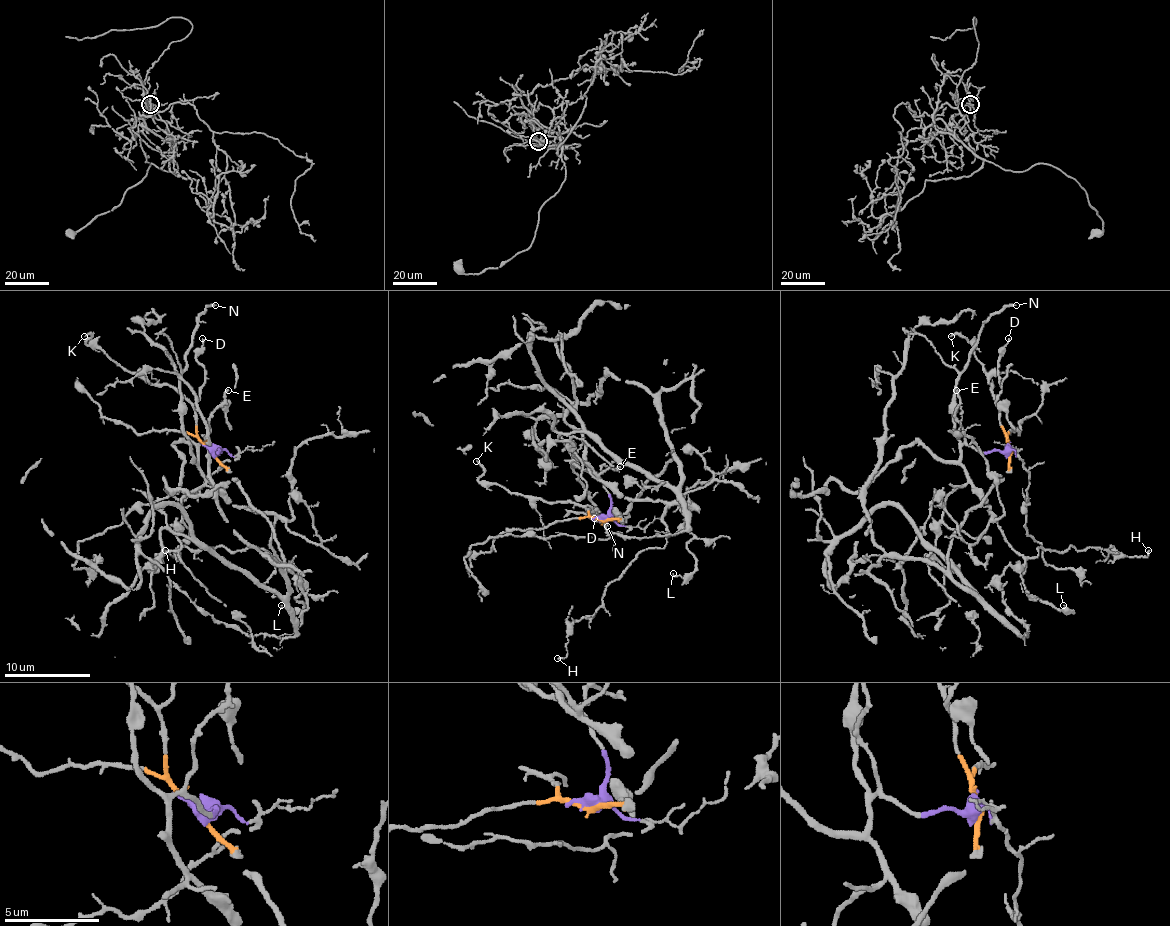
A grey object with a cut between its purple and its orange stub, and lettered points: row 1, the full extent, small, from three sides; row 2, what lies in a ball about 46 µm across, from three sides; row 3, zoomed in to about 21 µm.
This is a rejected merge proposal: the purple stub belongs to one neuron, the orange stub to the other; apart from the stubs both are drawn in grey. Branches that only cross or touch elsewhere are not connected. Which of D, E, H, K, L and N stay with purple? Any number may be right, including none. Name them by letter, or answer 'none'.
E, H, L, N

